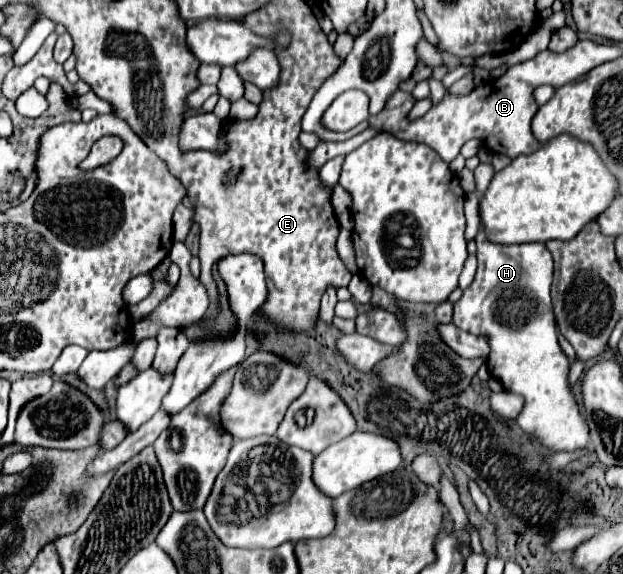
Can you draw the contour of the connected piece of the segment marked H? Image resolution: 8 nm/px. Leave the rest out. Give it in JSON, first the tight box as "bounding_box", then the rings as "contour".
{"bounding_box":[453,229,589,453],"contour":[[[479,229],[477,237],[477,275],[473,283],[463,291],[461,299],[455,303],[453,311],[453,325],[461,331],[473,333],[473,335],[487,335],[491,345],[491,355],[487,359],[489,371],[493,377],[499,377],[503,387],[511,393],[519,393],[525,397],[525,409],[517,417],[517,425],[529,433],[535,435],[547,449],[561,453],[561,451],[573,451],[587,447],[589,431],[585,425],[585,419],[579,413],[579,407],[575,403],[575,397],[571,393],[571,387],[567,383],[569,373],[569,359],[563,355],[559,343],[557,343],[557,323],[553,315],[553,303],[551,303],[551,279],[553,279],[553,259],[547,251],[545,243],[521,243],[521,245],[495,245],[487,241],[483,235],[483,229]]]}

